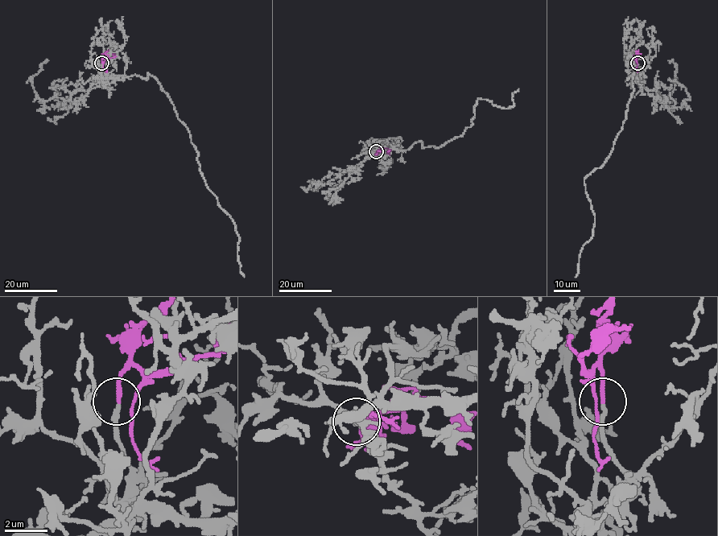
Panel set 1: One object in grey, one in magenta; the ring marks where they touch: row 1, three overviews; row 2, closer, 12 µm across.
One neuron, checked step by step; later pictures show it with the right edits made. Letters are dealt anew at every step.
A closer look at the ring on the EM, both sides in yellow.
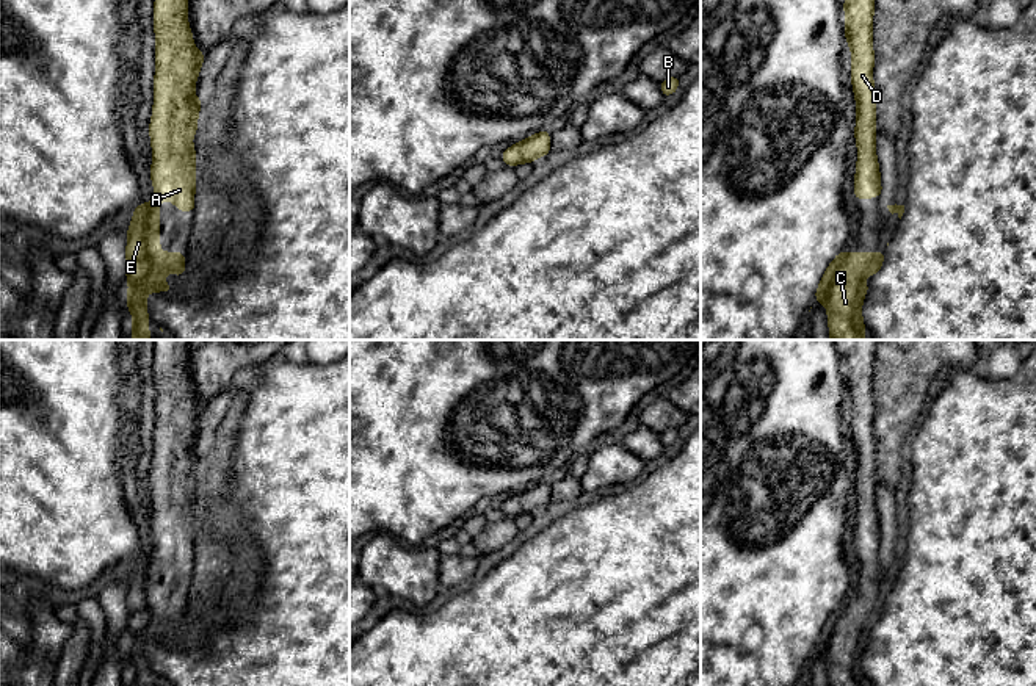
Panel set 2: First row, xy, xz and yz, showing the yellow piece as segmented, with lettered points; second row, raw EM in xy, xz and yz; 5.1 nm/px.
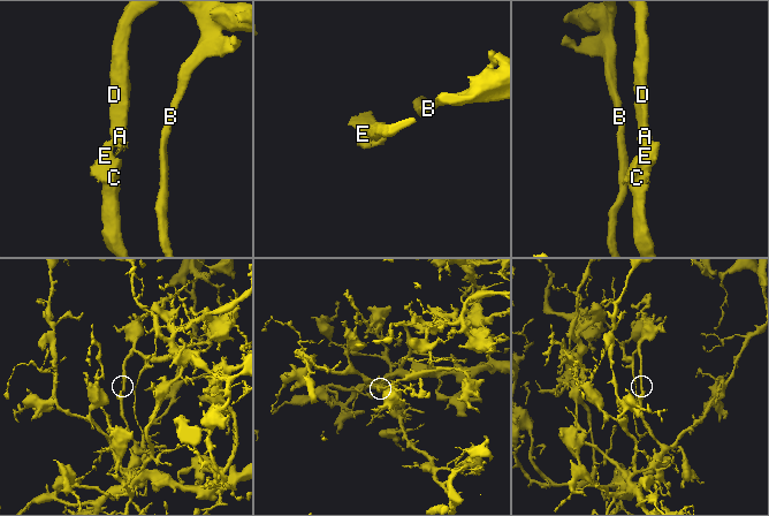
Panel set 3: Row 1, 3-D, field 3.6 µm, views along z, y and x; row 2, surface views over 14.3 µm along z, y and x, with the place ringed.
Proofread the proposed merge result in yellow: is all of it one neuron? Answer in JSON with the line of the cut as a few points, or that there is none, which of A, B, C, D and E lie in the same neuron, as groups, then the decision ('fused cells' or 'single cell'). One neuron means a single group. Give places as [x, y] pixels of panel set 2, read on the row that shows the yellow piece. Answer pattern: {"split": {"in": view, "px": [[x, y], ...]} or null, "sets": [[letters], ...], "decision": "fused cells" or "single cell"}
{"split": null, "sets": [["A", "B", "C", "D", "E"]], "decision": "single cell"}

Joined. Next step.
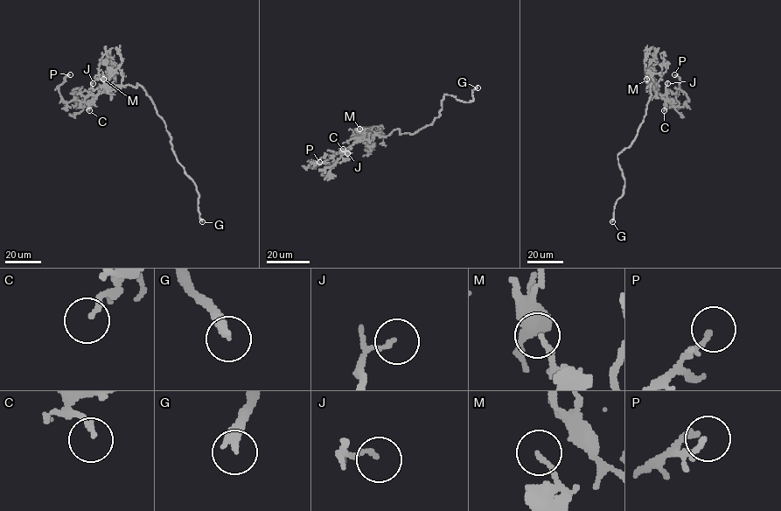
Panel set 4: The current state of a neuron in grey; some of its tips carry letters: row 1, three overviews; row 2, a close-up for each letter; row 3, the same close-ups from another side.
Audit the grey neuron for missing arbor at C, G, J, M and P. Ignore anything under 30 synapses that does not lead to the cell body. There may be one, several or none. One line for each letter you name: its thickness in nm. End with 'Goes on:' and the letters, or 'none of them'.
G: 360 nm
J: 90 nm
Goes on: G, J

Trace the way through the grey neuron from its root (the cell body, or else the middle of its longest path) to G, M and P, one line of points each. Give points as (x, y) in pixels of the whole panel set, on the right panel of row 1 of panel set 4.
G: (649, 100), (635, 139), (617, 156), (624, 185), (624, 192), (615, 206), (612, 221)
M: (649, 100), (651, 84), (647, 87), (653, 86), (650, 87), (646, 79)
P: (649, 100), (651, 83), (647, 87), (651, 84), (668, 101), (673, 101), (679, 89), (679, 79), (674, 74)

